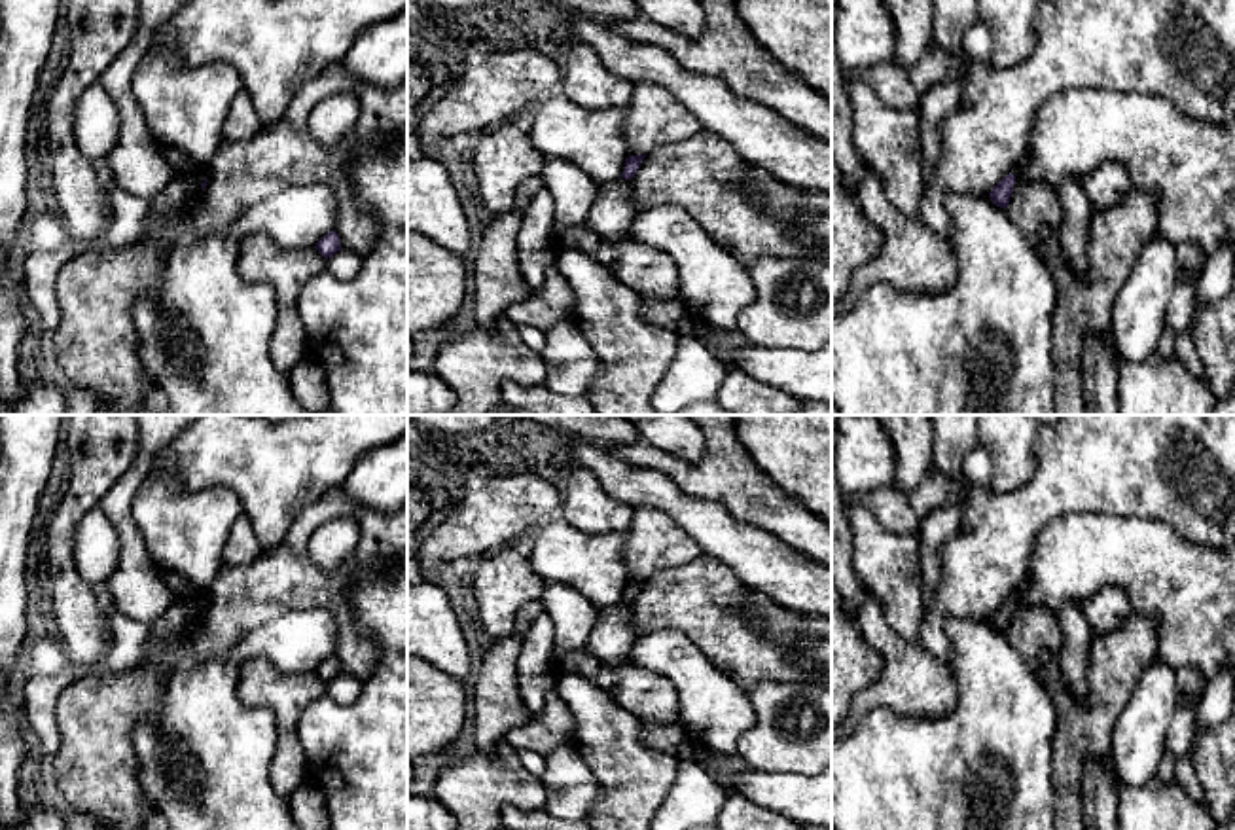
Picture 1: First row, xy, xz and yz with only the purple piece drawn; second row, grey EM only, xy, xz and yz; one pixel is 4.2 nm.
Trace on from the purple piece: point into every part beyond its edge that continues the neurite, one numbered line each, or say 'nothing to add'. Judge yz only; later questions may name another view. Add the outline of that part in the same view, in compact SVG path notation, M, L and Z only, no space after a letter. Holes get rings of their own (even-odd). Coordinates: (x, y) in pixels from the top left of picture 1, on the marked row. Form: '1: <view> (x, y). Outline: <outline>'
nothing to add

